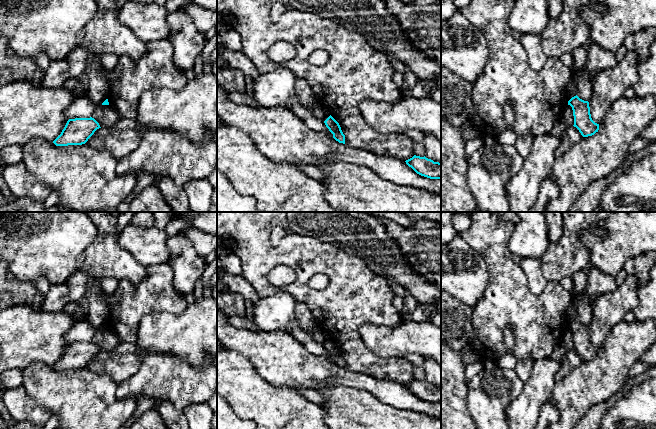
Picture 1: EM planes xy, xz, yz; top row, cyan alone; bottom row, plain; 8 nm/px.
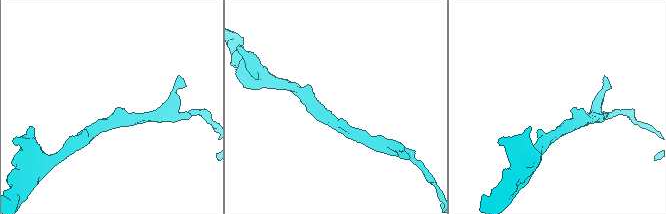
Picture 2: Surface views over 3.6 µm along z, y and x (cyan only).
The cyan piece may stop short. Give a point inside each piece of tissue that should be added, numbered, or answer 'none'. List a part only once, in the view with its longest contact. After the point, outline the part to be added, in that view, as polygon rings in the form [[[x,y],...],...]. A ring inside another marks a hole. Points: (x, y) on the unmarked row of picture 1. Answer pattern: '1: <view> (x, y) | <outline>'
none

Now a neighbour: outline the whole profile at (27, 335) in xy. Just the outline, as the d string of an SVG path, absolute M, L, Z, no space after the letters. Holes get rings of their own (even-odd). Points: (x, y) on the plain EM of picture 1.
M17 305L1 311L0 312L0 374L8 370L24 370L31 363L35 362L41 362L53 366L61 358L67 345L69 344L65 339L65 334L74 324L74 322L75 322L75 317L73 315L69 315L63 310L58 312L45 312L41 311L40 308L33 308L28 305Z

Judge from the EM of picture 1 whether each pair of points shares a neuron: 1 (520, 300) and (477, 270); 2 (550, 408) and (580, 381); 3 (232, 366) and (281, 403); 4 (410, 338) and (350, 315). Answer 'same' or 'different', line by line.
1: different
2: different
3: same
4: different

